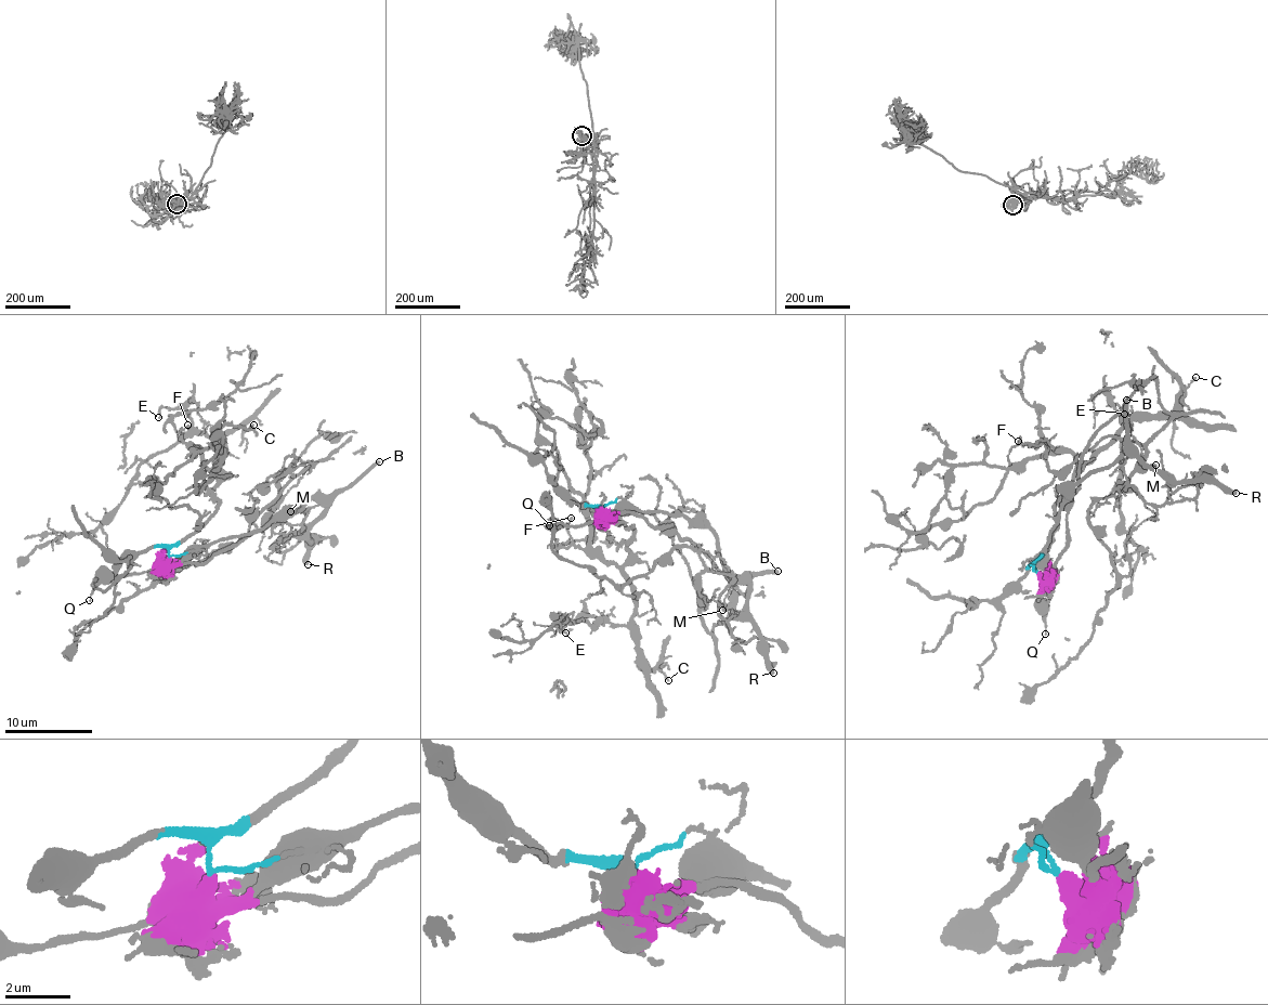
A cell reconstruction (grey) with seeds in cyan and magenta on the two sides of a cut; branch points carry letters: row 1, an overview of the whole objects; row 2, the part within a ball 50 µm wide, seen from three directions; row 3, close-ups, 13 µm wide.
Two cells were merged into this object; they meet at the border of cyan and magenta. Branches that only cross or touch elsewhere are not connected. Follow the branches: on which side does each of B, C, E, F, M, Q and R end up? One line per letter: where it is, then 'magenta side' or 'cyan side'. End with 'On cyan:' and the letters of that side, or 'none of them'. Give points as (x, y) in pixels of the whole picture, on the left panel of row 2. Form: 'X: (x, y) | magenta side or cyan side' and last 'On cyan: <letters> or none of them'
B: (379, 461) | magenta side
C: (253, 425) | cyan side
E: (158, 417) | cyan side
F: (187, 425) | cyan side
M: (290, 511) | magenta side
Q: (89, 600) | magenta side
R: (308, 564) | magenta side
On cyan: C, E, F

